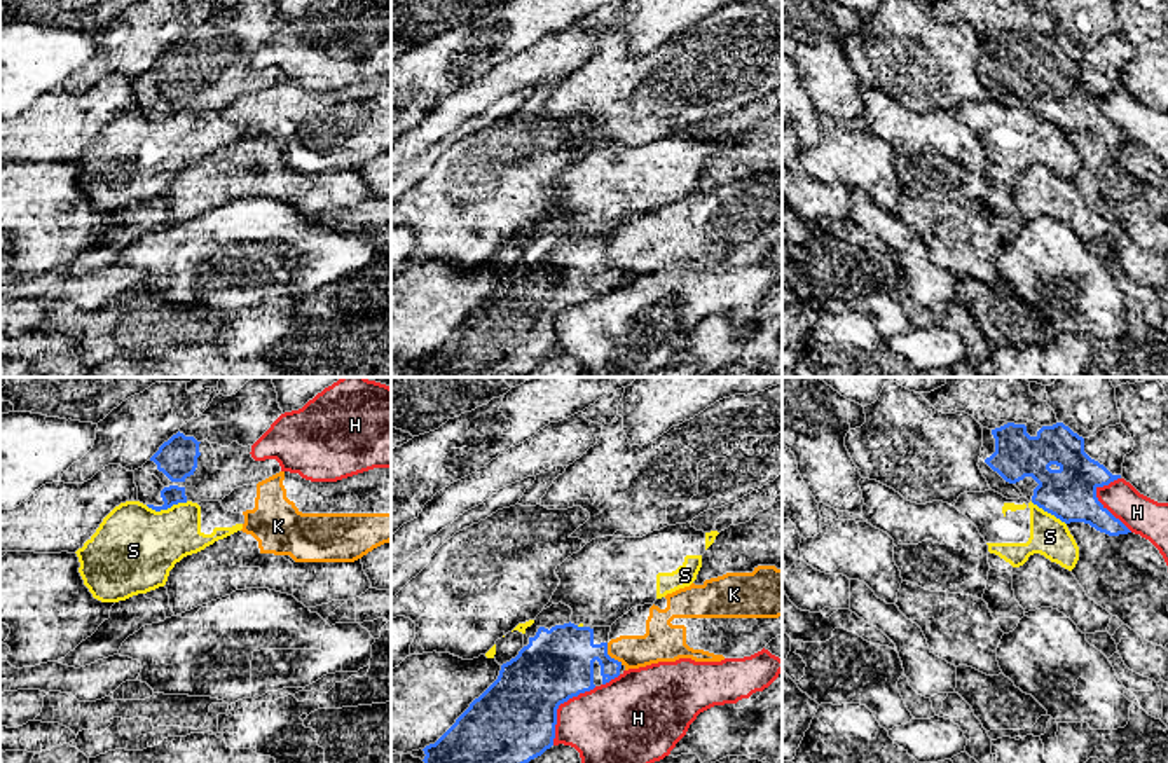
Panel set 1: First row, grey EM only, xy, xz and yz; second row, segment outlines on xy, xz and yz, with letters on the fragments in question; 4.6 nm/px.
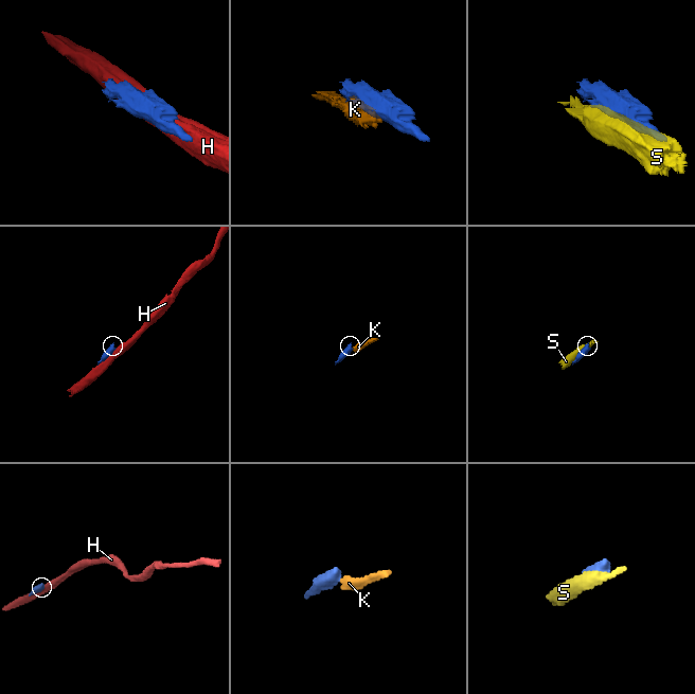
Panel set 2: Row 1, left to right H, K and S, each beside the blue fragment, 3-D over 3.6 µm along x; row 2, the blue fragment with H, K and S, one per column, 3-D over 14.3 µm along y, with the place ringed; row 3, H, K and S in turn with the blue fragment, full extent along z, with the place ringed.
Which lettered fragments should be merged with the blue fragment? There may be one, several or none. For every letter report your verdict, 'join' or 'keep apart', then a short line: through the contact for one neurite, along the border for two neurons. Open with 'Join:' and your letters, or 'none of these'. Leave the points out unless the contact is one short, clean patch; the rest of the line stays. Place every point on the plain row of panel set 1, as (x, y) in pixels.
Join: none of these
H: keep apart
K: keep apart; line xz (606, 252), (606, 261), (622, 273)
S: keep apart

